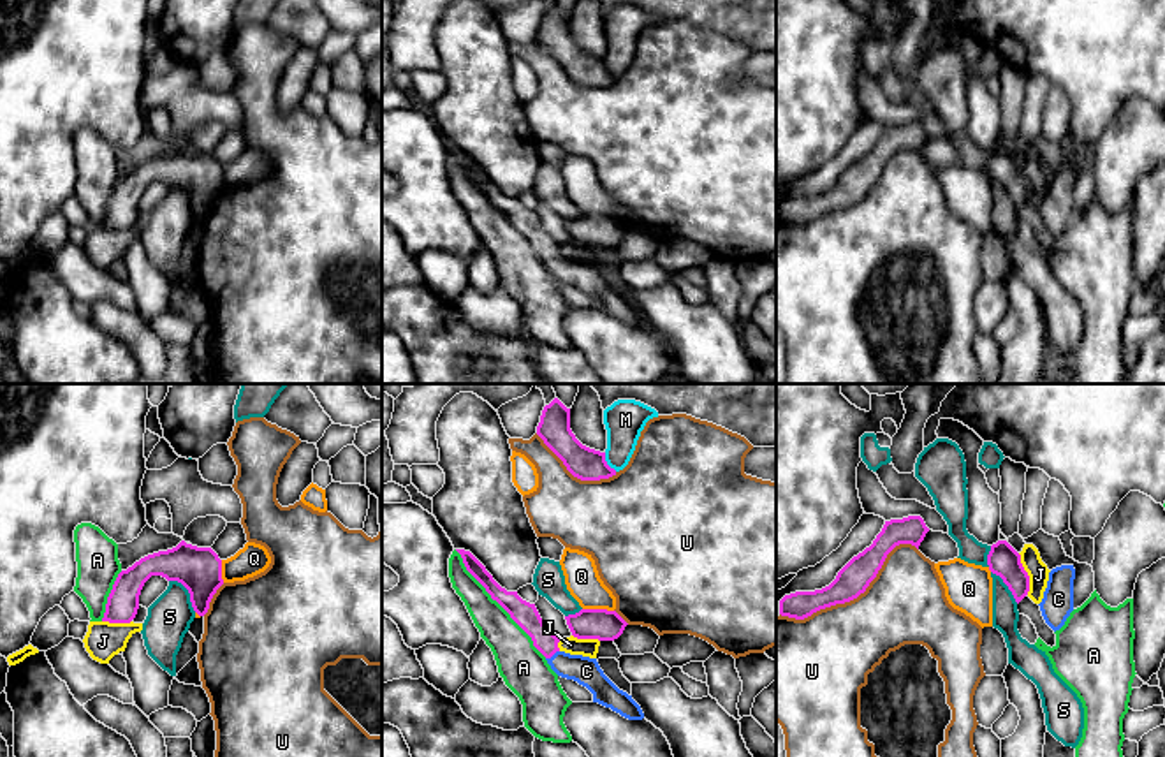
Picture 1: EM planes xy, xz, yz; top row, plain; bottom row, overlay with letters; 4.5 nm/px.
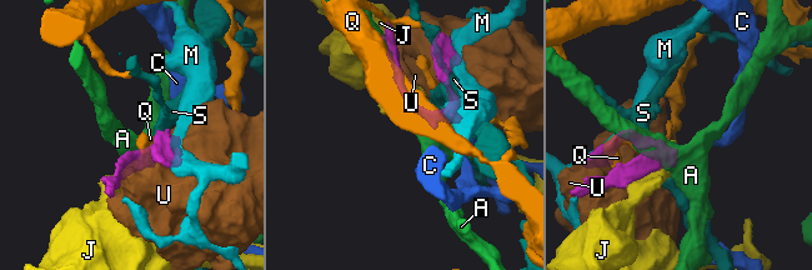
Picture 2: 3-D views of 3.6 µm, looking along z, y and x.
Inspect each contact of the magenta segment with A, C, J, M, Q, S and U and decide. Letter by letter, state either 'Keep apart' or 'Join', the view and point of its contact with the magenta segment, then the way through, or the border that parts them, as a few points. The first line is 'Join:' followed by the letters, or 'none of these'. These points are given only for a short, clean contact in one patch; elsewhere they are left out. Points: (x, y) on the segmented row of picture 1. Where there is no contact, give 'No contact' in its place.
Join: C
A: Keep apart. Touches magenta at xz (498, 602)
C: Join. Touches magenta at xz (551, 655). Path across: xz (523, 613), (541, 634), (551, 655), (567, 666), (586, 671)
J: Keep apart. Touches magenta at yz (1026, 574)
M: Keep apart. Touches magenta at xz (606, 463)
Q: Keep apart. Touches magenta at xz (599, 610). Boundary: xz (583, 608), (606, 608), (613, 611)
S: Keep apart. Touches magenta at xy (189, 592). Boundary: xy (169, 580), (176, 580), (187, 590), (190, 606), (196, 611)
U: Keep apart. Touches magenta at yz (854, 597)

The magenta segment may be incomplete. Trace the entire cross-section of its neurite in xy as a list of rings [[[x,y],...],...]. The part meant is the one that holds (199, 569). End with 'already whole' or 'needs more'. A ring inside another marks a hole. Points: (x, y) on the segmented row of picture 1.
[[[181,540],[176,548],[148,555],[118,574],[102,621],[130,623],[139,609],[141,590],[151,576],[181,583],[199,616],[208,613],[213,595],[223,584],[218,555],[211,548]]]; already whole

